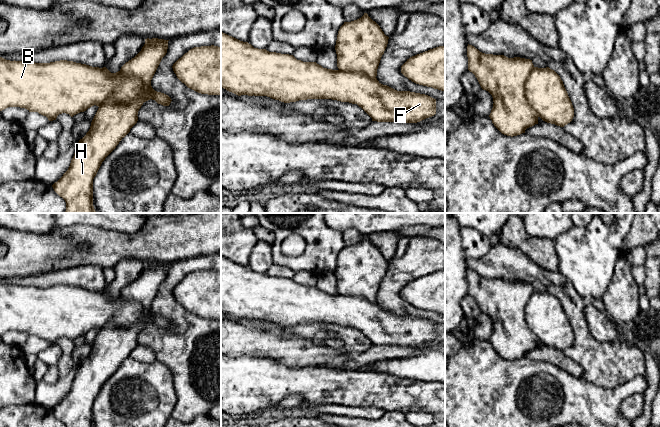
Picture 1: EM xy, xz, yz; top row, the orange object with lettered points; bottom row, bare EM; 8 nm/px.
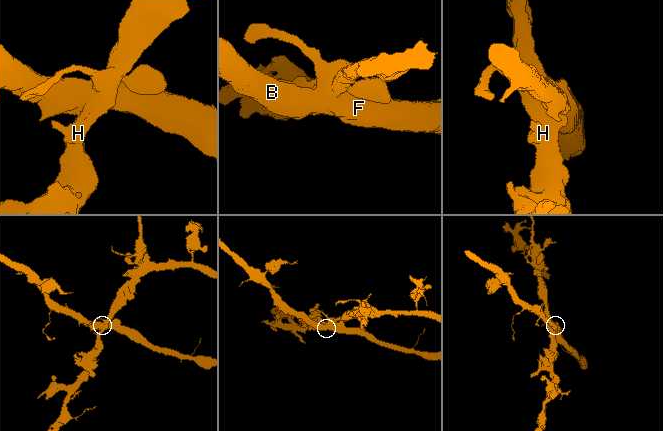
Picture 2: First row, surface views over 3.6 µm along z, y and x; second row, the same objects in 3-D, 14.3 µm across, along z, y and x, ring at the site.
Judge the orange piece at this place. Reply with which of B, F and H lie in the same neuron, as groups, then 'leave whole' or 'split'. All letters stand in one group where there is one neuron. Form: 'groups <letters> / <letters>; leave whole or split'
groups B F / H; split

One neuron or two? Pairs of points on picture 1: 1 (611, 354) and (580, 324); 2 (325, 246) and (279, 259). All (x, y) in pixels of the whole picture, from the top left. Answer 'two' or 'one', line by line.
1: one
2: one

